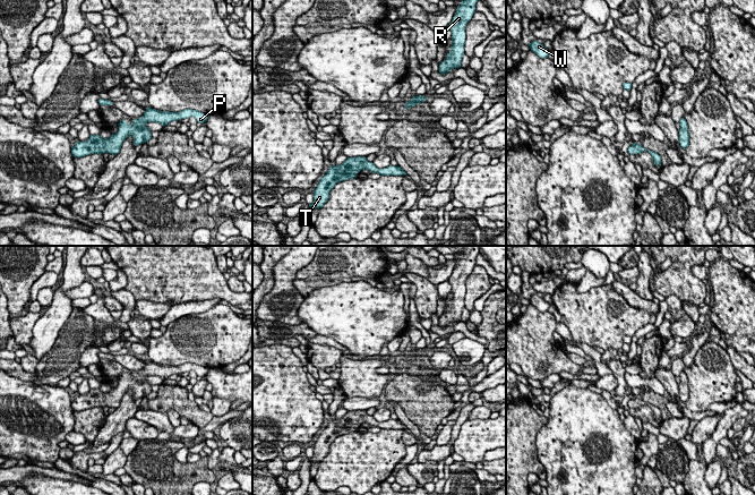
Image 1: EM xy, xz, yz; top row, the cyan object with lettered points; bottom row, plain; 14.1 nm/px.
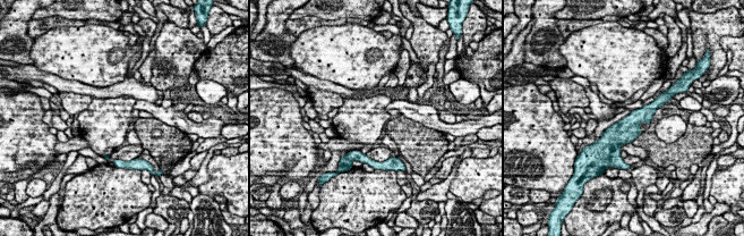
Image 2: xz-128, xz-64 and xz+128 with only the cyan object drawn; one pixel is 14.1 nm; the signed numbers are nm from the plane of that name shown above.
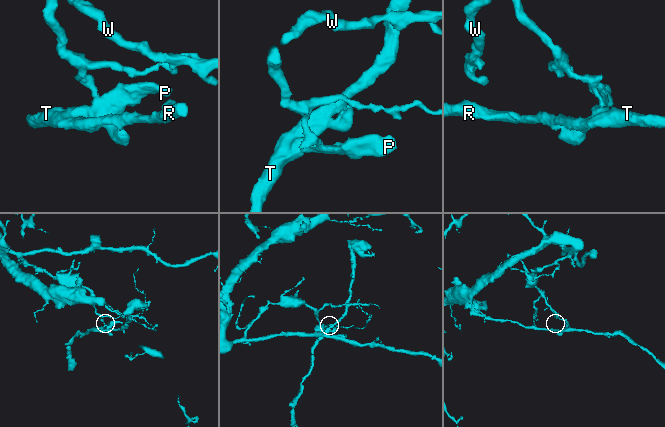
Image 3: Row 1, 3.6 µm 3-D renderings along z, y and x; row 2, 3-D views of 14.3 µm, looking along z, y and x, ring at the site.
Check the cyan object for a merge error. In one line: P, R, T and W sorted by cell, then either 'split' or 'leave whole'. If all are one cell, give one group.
P W / R T | split

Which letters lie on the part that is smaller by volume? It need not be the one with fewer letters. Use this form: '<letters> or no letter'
R, T

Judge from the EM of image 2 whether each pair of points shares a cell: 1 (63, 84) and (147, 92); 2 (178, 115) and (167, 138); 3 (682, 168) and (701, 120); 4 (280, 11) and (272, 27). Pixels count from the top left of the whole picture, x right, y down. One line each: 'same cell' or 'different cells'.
1: same cell
2: different cells
3: different cells
4: same cell

